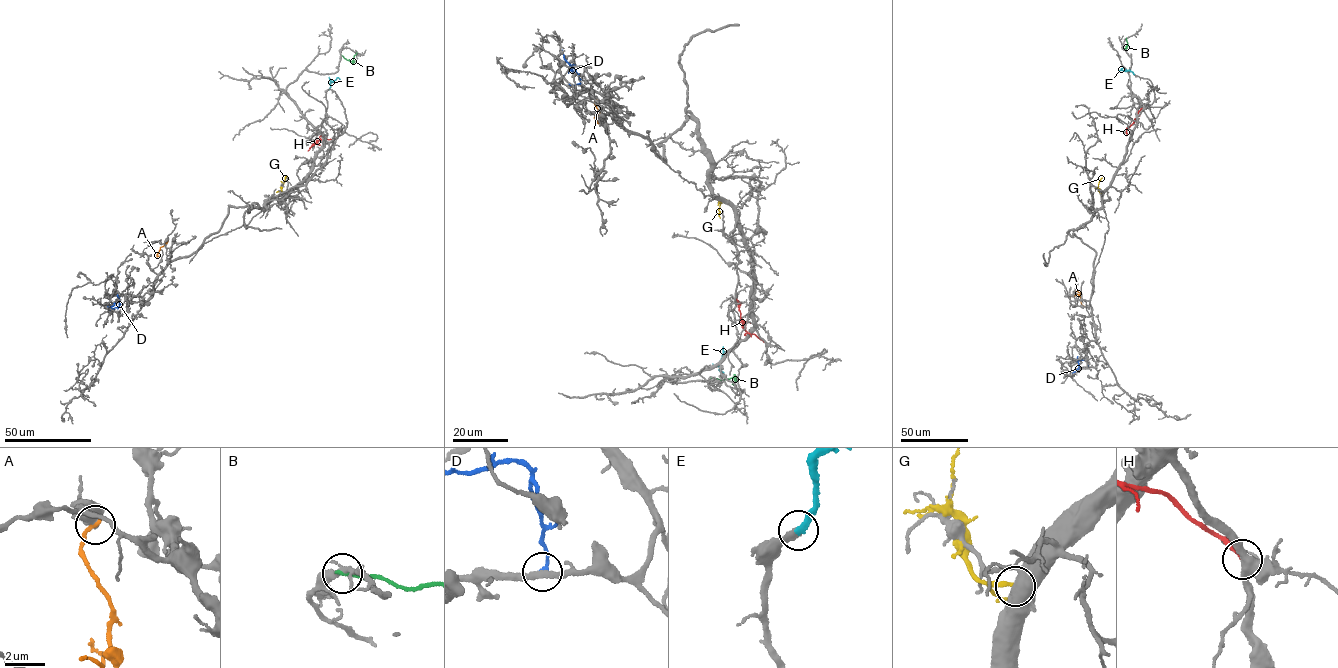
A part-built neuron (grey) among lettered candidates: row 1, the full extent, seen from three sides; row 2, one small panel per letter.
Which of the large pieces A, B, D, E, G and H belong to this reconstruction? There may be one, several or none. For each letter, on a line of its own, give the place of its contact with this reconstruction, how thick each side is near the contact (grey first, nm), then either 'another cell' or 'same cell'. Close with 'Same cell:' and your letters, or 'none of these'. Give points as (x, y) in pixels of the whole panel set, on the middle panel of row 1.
A: (596, 99) | 850/240 nm | another cell
B: (711, 378) | 220/190 nm | another cell
D: (569, 84) | 280/220 nm | another cell
E: (723, 373) | 400/320 nm | same cell
G: (727, 202) | 750/220 nm | another cell
H: (765, 343) | 500/280 nm | another cell
Same cell: E

